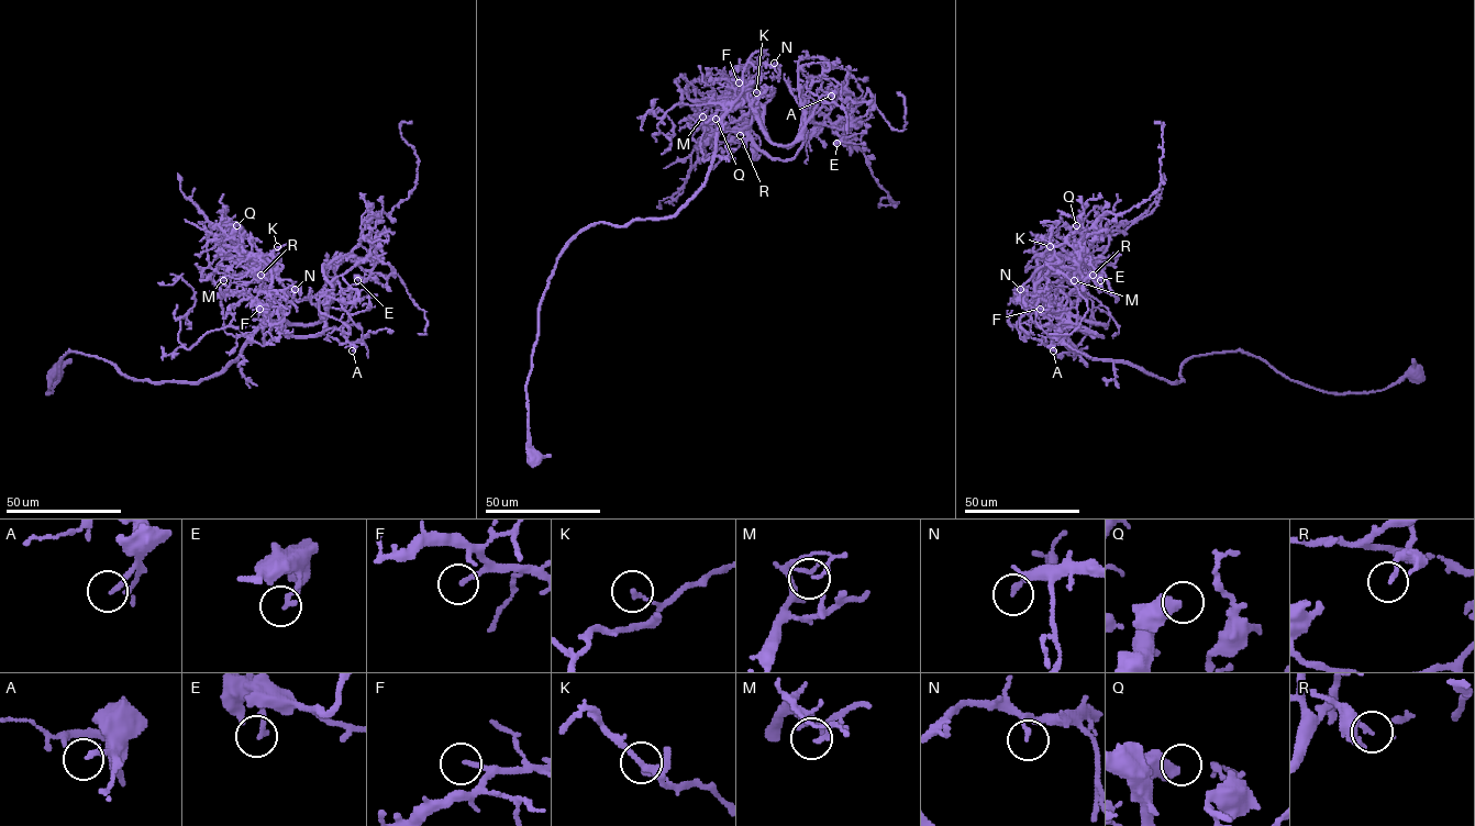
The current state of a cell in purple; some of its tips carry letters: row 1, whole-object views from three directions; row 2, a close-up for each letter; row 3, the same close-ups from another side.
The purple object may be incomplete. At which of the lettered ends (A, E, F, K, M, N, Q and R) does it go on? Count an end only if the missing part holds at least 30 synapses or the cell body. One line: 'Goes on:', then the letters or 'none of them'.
Goes on: F

